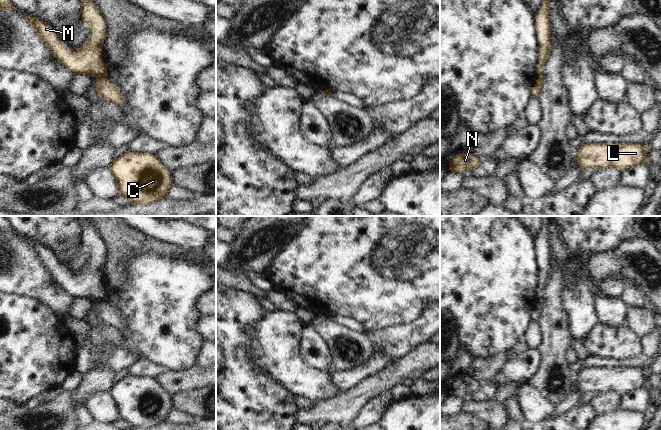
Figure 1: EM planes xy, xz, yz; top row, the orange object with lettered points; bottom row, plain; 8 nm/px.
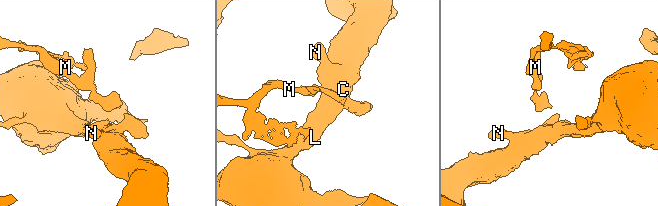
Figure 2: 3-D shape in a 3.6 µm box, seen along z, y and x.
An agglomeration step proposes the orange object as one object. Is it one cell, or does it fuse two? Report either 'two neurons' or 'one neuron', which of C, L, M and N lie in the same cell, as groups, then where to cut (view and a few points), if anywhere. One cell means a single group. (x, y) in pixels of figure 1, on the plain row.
two neurons; groups C L N / M; cut xy (106, 300), (98, 300), (96, 302)

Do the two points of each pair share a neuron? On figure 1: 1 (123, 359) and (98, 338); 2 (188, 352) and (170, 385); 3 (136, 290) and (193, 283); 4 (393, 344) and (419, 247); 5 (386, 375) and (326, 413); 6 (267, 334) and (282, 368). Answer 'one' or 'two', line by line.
1: two
2: two
3: one
4: two
5: one
6: one

